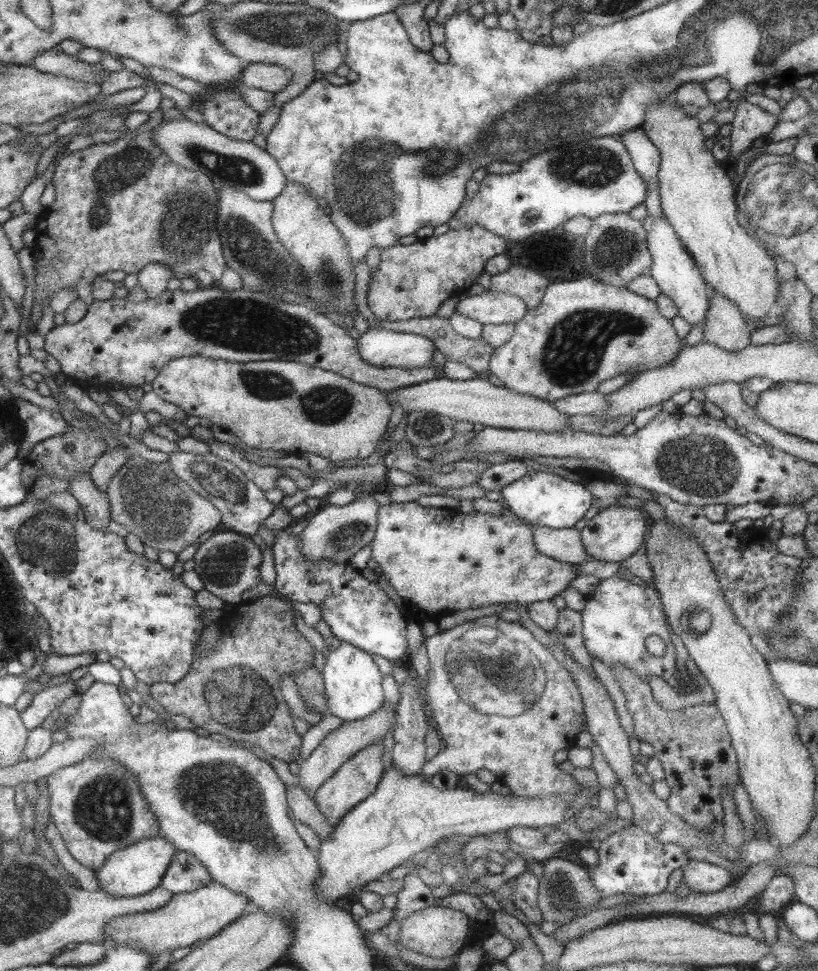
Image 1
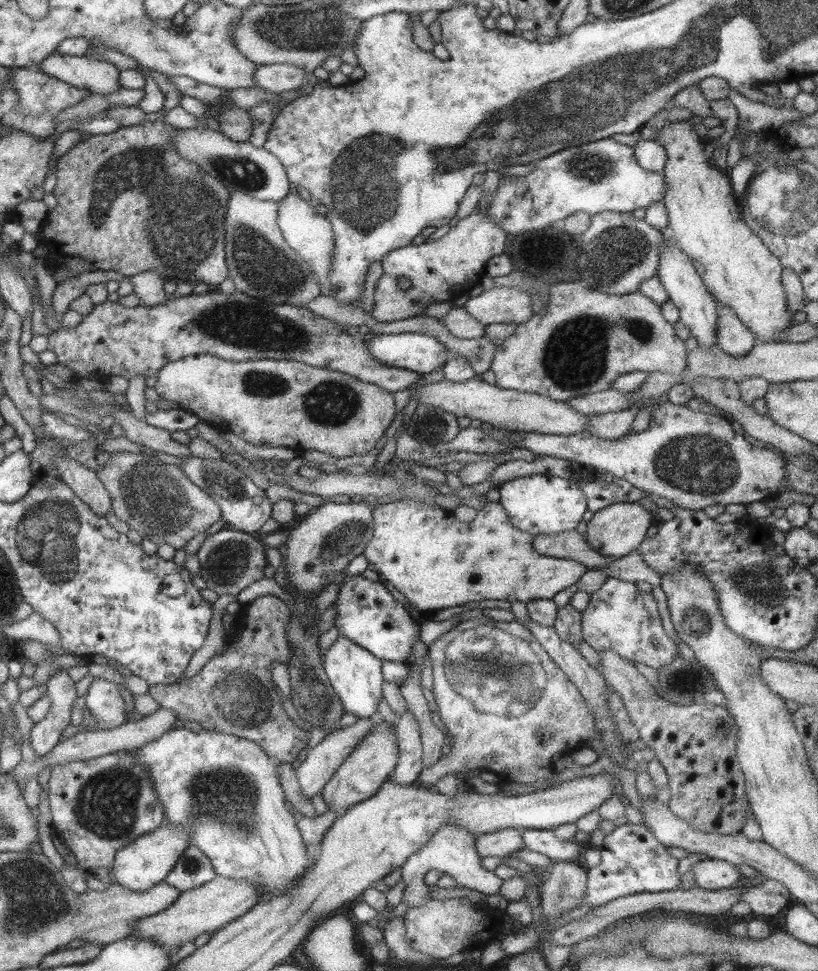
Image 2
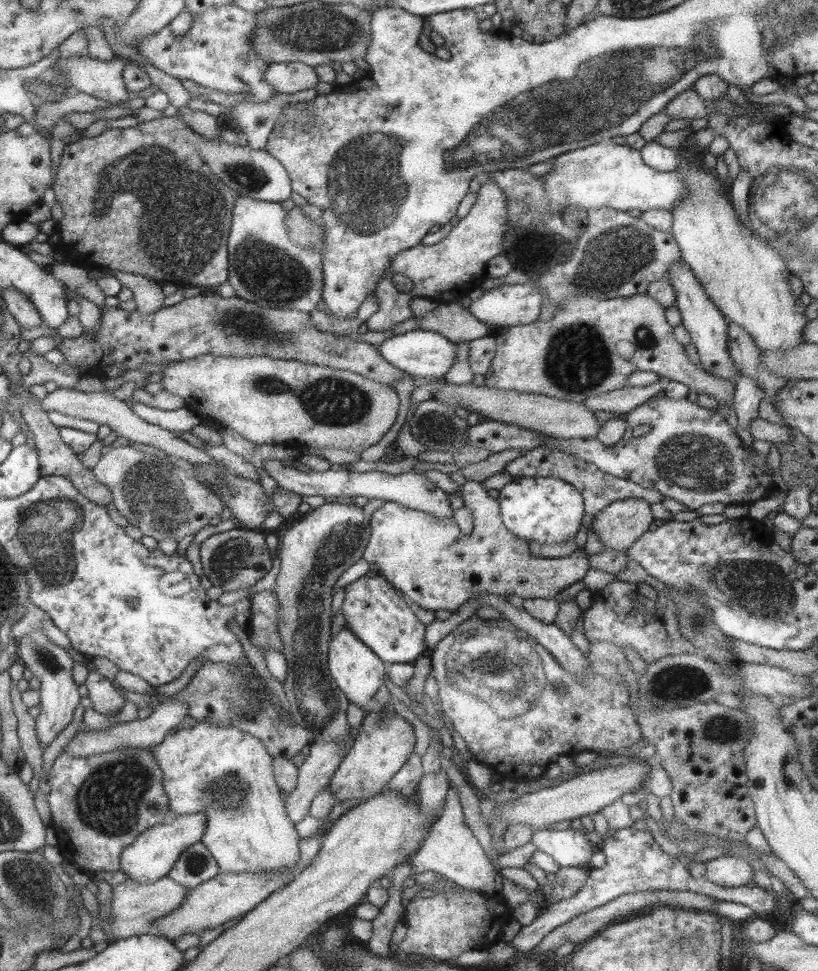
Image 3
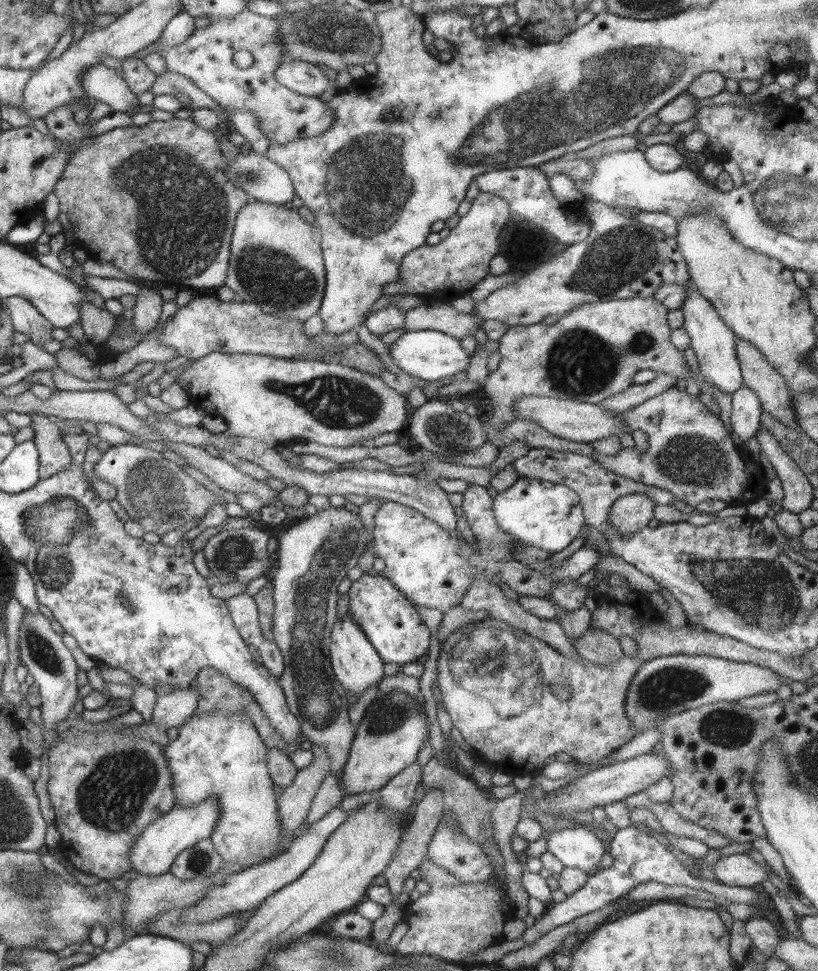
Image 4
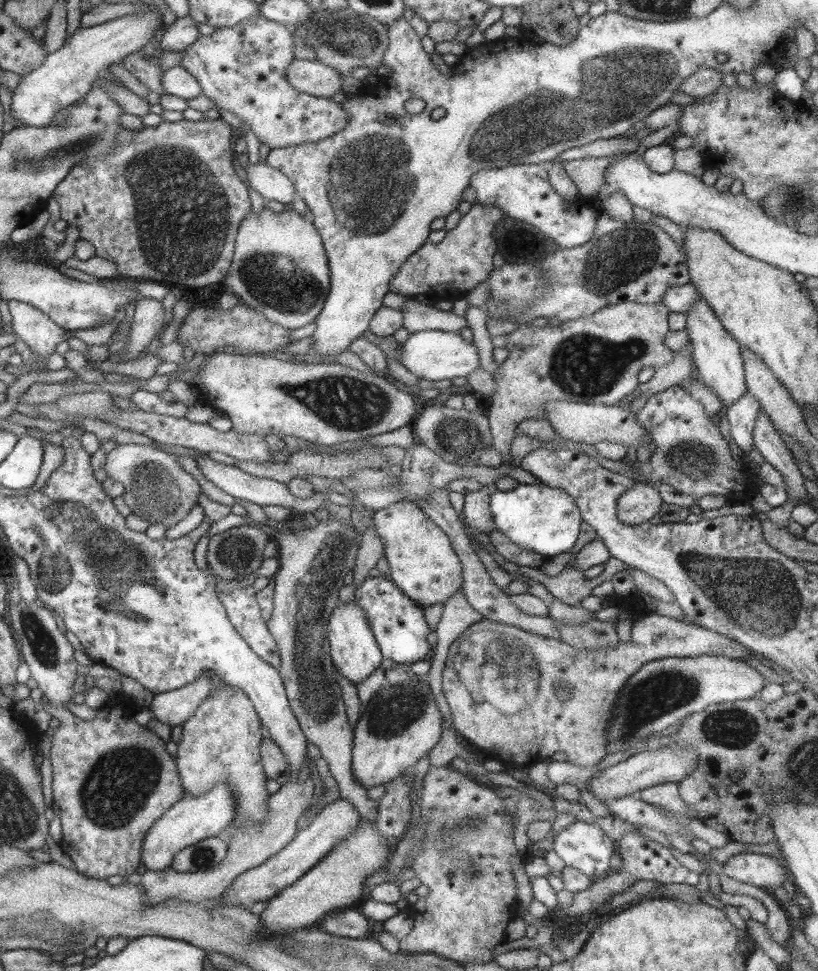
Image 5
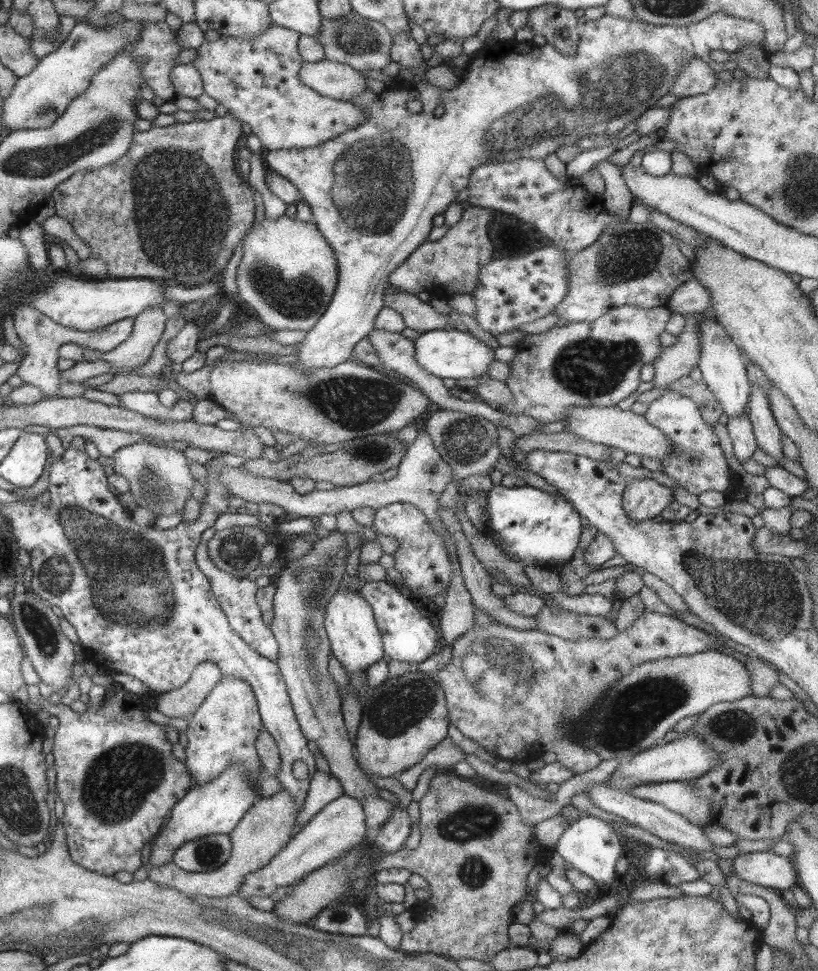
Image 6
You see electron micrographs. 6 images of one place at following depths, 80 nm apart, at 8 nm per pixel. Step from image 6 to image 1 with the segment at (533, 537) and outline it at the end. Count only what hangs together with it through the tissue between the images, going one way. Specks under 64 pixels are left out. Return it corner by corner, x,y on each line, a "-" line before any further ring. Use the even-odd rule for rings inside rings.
533,470
515,482
506,484
500,490
500,494
503,507
509,508
522,523
528,527
543,526
549,529
573,528
594,500
590,490
581,482

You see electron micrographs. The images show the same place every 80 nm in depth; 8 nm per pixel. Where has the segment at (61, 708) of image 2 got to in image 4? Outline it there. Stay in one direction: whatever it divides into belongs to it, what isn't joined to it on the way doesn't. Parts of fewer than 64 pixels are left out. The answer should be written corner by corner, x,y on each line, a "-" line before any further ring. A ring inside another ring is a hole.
24,610
18,627
18,657
38,689
43,730
53,730
53,726
59,720
65,720
72,715
72,706
77,702
78,689
76,674
79,668
70,650
63,644
60,633
55,633
49,627
50,621
42,610
37,613

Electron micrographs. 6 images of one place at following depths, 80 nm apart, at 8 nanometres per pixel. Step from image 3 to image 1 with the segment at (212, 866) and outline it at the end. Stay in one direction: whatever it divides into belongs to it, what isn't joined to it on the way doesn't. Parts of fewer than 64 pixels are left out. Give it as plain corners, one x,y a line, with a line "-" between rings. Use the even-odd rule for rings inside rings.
176,852
169,860
158,886
172,894
199,890
211,882
205,867
189,852

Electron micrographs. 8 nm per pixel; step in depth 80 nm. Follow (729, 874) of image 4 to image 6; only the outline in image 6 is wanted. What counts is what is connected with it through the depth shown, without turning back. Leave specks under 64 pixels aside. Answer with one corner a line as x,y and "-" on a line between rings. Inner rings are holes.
769,850
739,853
732,858
731,868
737,878
765,888
783,891
797,882
792,859

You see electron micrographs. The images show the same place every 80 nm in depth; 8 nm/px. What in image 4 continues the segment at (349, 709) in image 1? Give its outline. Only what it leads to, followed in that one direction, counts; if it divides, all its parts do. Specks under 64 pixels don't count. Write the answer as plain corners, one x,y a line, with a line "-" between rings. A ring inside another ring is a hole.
349,614
333,623
330,632
329,660
337,682
346,690
359,697
363,690
379,683
383,674
382,658
376,653
363,631
353,622

